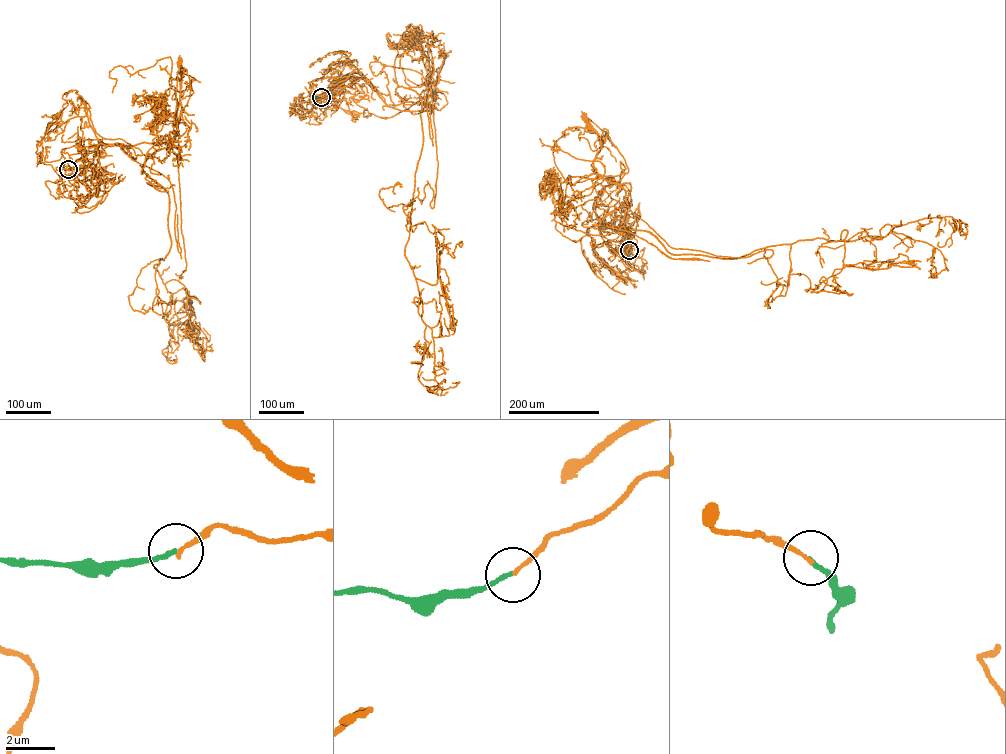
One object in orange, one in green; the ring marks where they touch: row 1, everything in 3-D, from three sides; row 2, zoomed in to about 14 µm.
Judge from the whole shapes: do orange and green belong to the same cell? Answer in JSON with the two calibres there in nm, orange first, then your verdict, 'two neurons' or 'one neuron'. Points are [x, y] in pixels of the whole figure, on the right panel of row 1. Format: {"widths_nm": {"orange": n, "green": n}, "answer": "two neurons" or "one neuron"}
{"widths_nm": {"orange": 140, "green": 190}, "answer": "one neuron"}

